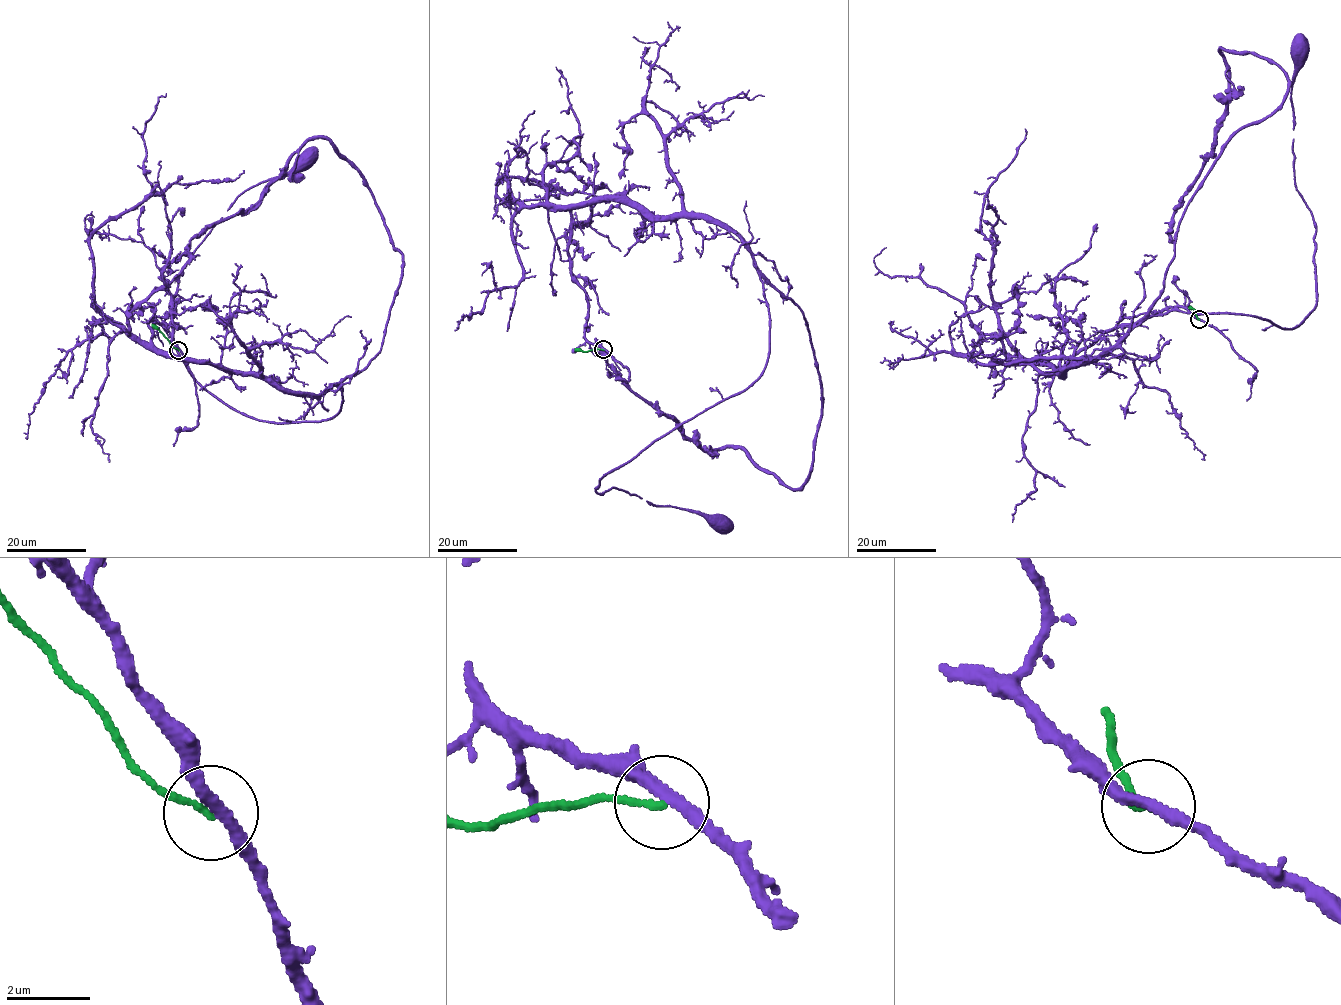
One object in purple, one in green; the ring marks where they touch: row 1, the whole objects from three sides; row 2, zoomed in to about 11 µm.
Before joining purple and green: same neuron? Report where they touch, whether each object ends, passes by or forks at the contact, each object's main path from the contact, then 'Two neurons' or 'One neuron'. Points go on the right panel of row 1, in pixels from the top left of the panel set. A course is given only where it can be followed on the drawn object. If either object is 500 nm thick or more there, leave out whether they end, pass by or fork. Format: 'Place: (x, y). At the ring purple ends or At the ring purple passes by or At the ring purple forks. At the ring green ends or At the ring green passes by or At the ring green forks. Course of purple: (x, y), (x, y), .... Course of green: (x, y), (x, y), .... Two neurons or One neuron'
Place: (1199, 319). At the ring purple passes by. At the ring green ends. Course of purple: (1199, 319), (1166, 306), (1107, 329), (1063, 373), (1173, 310), (1284, 329), (1315, 306), (1300, 51). Course of green: (1199, 319), (1195, 310), (1188, 307). Two neurons

